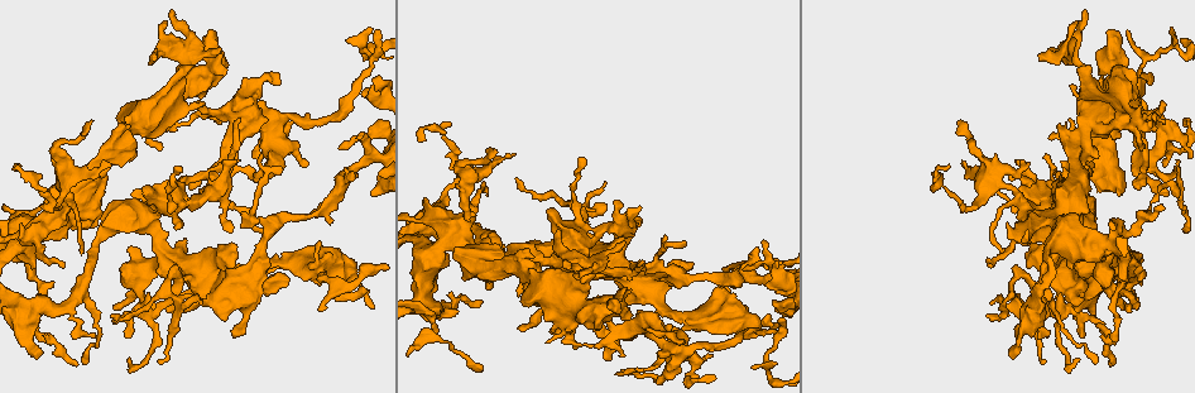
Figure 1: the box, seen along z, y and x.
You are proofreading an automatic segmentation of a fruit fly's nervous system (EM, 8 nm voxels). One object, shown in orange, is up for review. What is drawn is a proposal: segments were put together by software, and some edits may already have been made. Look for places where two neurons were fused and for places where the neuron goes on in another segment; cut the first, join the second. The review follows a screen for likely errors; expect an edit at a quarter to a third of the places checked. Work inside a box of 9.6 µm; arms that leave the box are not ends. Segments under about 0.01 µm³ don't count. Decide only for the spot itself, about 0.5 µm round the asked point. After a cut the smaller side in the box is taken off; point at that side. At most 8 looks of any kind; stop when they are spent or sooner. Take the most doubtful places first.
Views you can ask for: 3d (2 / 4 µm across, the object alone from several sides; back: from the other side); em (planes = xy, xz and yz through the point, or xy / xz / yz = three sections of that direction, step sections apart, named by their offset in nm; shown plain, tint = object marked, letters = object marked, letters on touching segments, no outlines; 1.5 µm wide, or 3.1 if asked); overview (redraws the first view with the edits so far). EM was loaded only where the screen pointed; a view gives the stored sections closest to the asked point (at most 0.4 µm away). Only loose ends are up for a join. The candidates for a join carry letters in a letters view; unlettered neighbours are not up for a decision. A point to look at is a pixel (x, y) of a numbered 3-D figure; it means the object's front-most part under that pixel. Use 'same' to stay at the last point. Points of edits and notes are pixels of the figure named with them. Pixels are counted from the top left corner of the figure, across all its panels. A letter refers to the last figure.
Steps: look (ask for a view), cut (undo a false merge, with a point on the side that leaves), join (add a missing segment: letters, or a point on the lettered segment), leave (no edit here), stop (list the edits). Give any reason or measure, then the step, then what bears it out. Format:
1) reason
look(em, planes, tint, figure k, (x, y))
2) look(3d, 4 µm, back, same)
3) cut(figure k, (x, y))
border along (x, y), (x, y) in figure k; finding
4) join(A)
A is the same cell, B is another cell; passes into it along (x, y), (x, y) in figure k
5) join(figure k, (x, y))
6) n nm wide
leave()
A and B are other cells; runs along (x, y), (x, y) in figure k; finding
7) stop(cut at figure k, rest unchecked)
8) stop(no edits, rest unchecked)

abrupt turn
look(3d, 2 µm, figure 1, (688, 375))

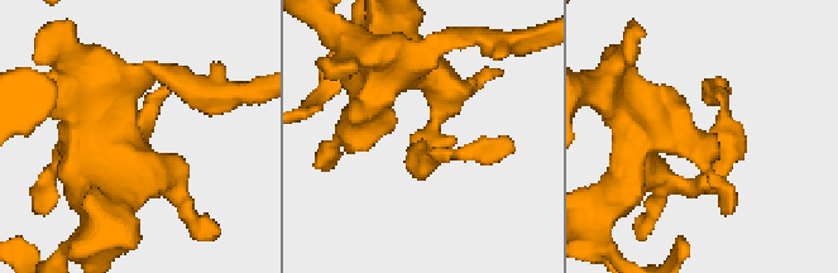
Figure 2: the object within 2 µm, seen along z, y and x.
need the tissue
look(em, planes, tint, figure 2, (428, 147))

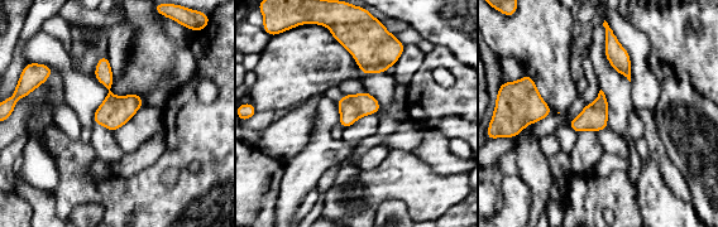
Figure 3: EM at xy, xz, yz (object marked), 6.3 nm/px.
see the neighbours
look(em, planes, letters, same)

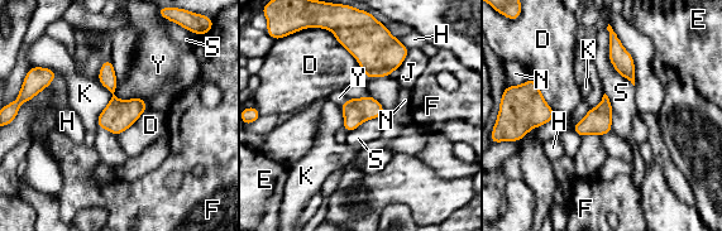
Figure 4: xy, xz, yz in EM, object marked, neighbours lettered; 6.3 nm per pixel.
leave()
D, E, F, H, J, K, N, S and Y are other cells; border along (606, 29), (608, 59), (634, 86) in figure 4; continuous, no second neuron

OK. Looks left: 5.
free end
look(em, xy, step 8, letters, figure 1, (482, 372))

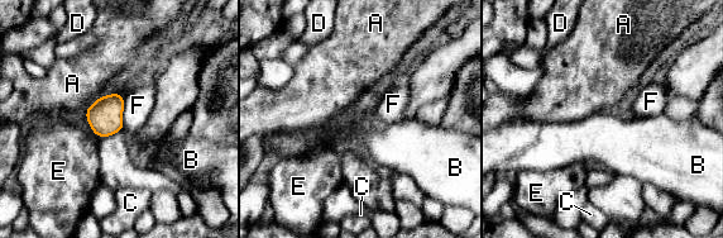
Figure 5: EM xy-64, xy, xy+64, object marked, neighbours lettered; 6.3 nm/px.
F touches over 200 nm
leave()
A, B, C, D, E and F are other cells; no lettered segment goes on from it

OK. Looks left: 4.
calibre changes
look(em, planes, tint, figure 1, (564, 335))

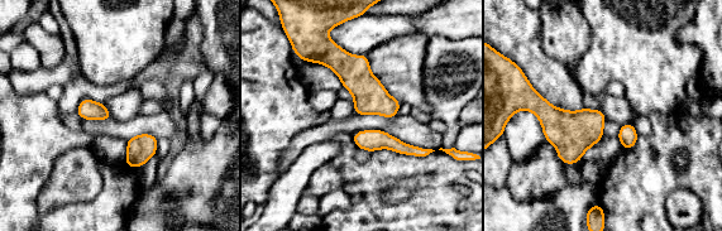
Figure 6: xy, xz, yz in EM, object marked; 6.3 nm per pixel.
look(em, planes, letters, same)

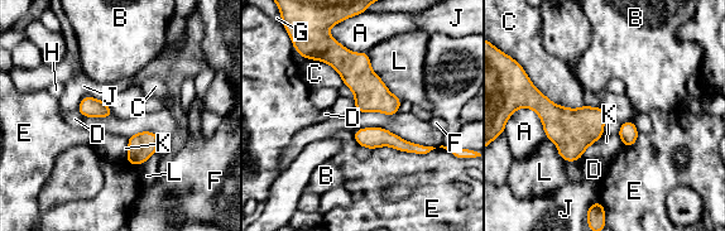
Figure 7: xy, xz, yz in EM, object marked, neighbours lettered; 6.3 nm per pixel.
leave()
A, B, C, D, E, F, G, H, J, K and L are other cells; runs along (322, 52), (336, 54), (394, 110) in figure 7; continuous, no second neuron

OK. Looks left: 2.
stop(no edits, rest unchecked)

